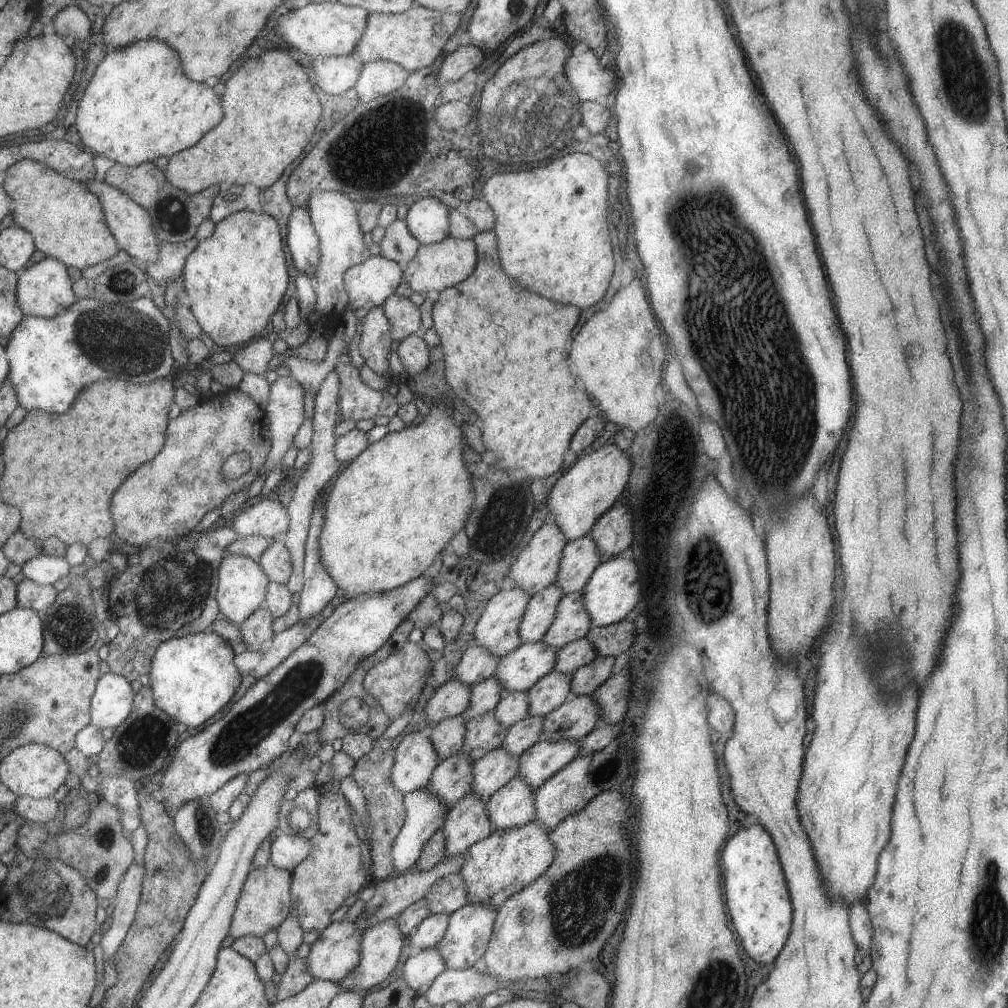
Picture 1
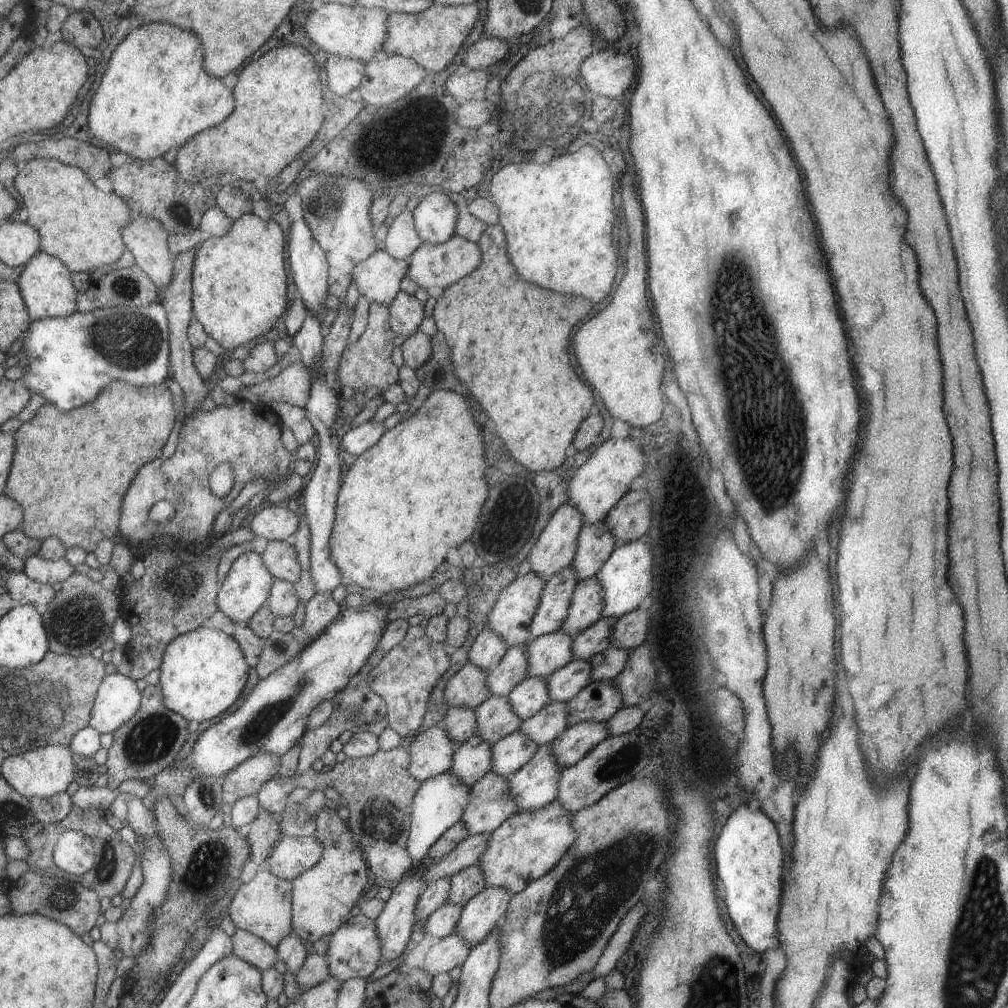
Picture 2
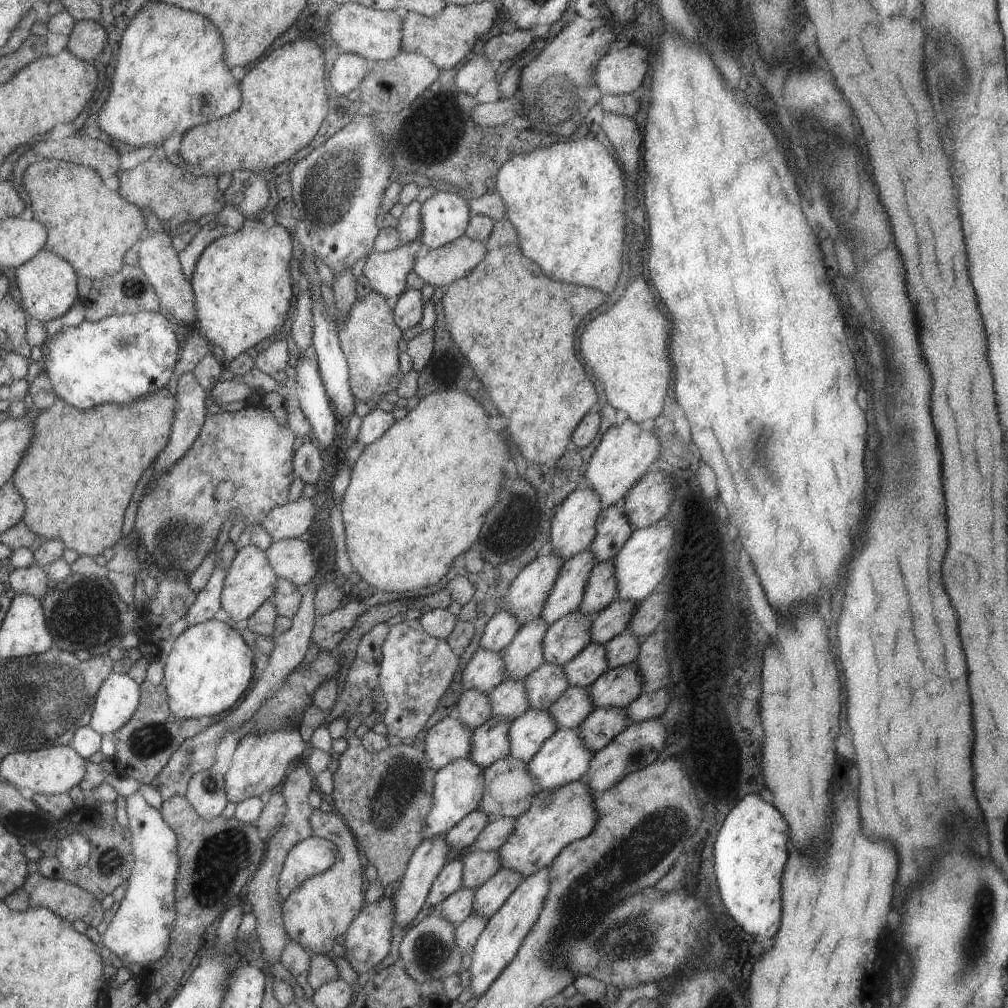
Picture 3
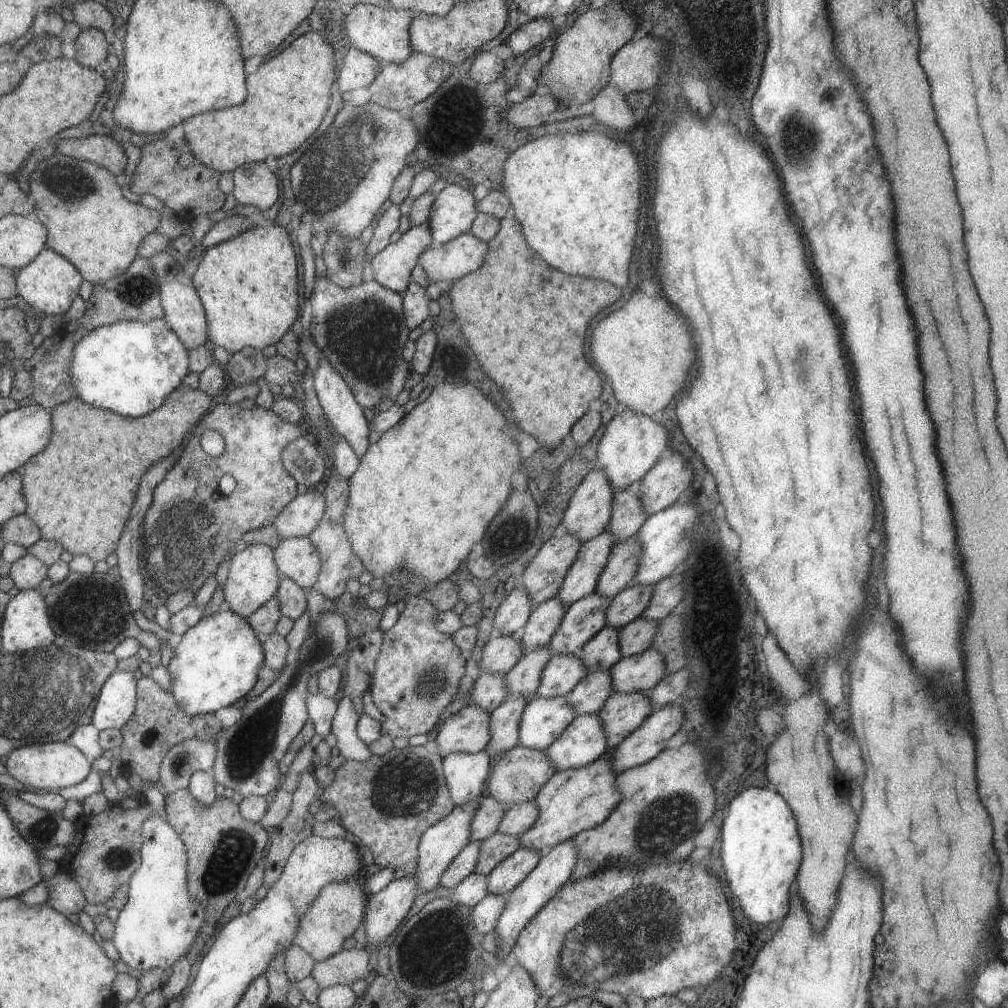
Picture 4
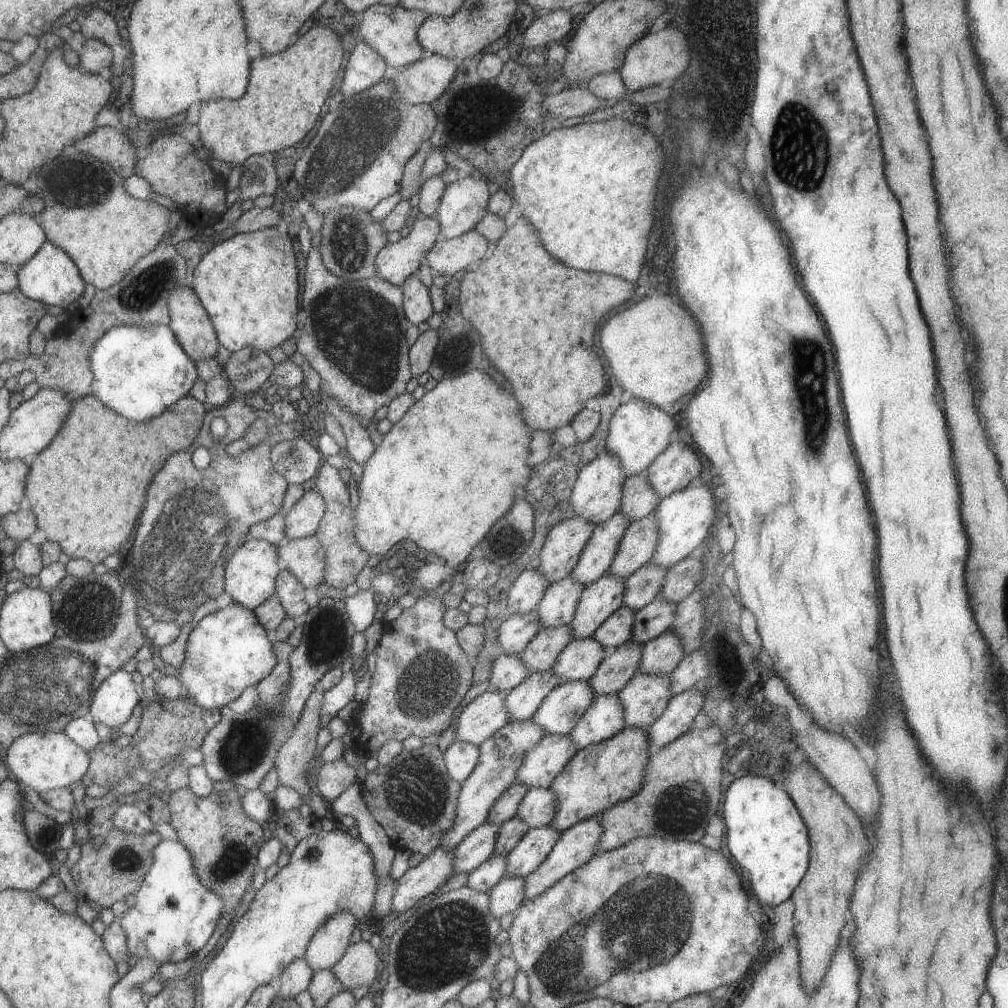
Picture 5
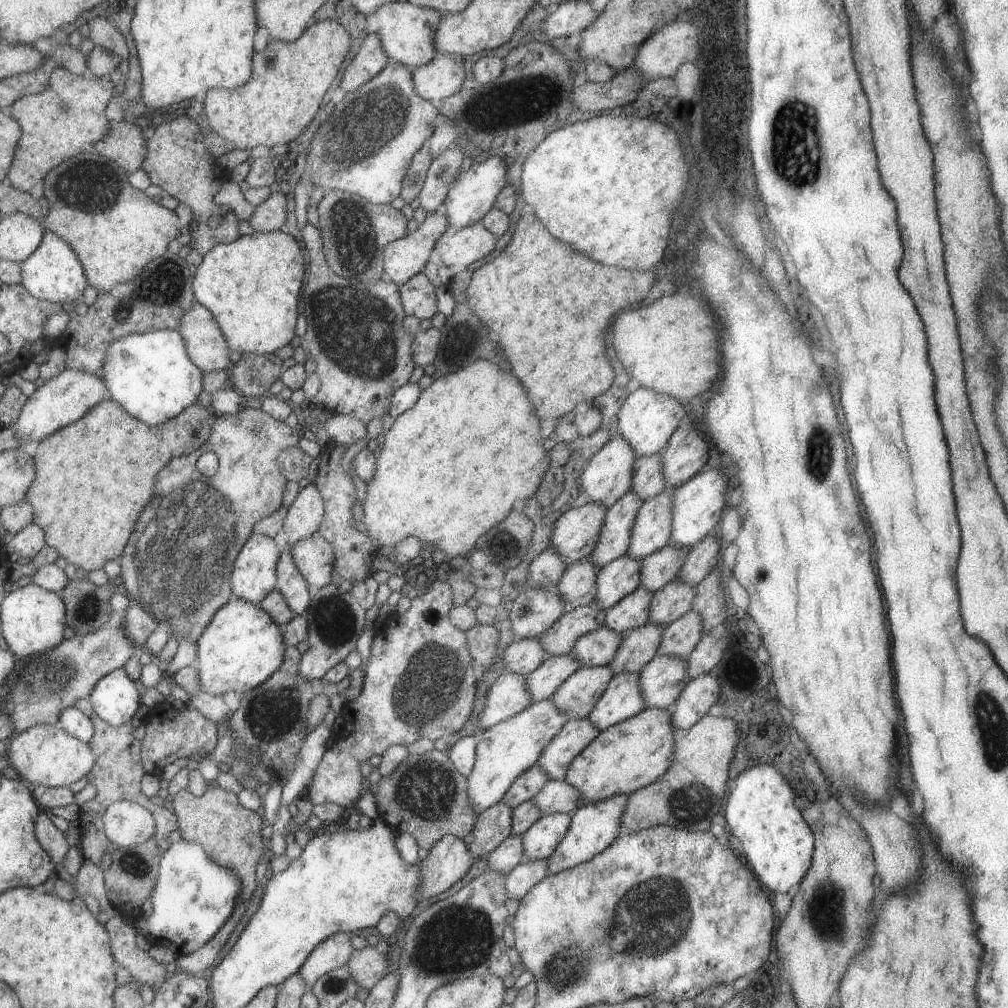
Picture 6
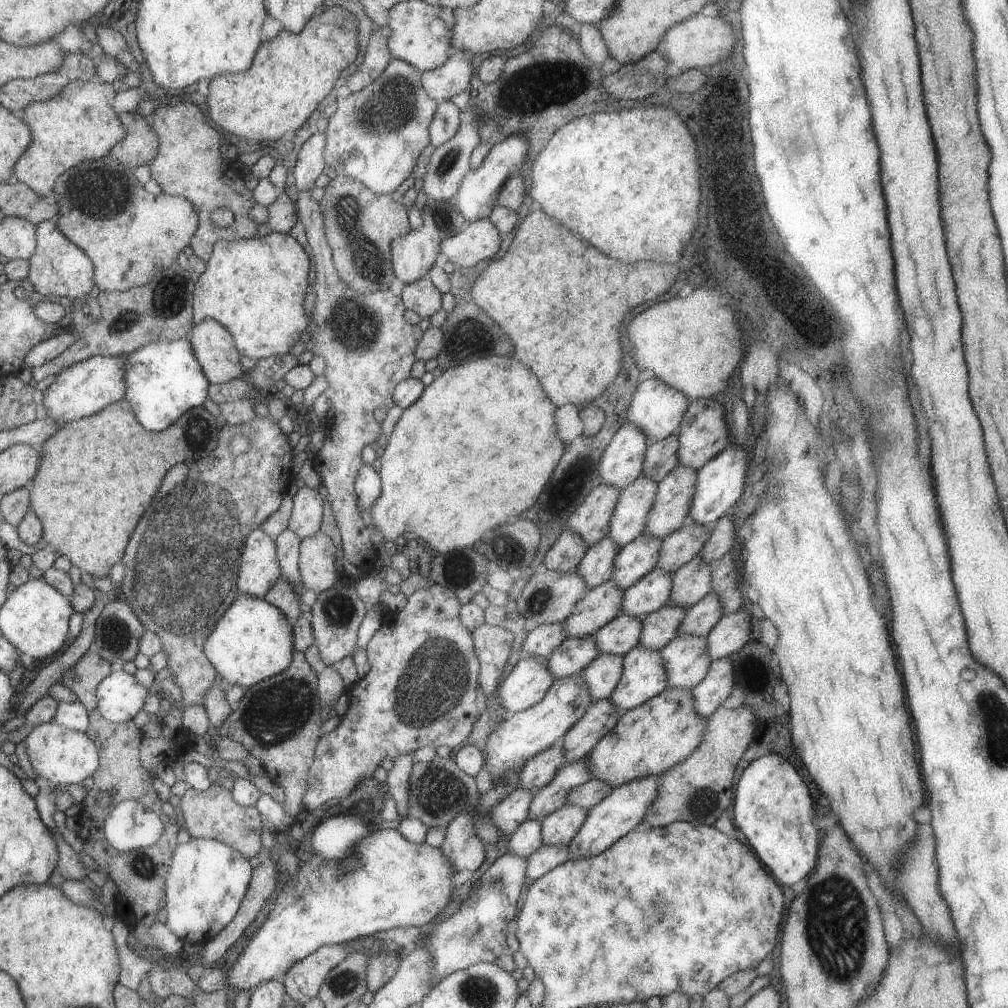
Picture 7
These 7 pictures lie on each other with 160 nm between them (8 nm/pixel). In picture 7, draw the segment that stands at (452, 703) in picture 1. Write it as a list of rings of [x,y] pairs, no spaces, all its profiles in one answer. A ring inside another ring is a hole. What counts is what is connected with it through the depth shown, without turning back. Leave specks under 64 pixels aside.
[[[543,568],[541,571],[535,571],[522,584],[523,588],[516,598],[518,615],[532,620],[537,625],[556,623],[566,619],[571,614],[577,599],[583,598],[588,589],[585,581],[582,581],[575,570],[564,573]]]

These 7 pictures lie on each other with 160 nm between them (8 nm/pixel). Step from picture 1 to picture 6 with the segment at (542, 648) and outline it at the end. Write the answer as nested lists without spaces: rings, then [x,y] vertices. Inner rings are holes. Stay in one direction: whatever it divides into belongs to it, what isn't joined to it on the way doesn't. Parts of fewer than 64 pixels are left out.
[[[625,553],[599,568],[593,601],[604,612],[639,586],[640,562]]]

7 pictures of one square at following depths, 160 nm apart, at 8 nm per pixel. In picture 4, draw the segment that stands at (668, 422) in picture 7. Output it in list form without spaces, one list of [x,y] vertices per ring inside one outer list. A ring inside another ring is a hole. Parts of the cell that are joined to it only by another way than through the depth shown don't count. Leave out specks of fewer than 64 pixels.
[[[625,409],[615,415],[608,423],[596,448],[599,468],[603,469],[607,480],[614,490],[634,487],[645,473],[669,449],[671,438],[666,424],[658,417]]]

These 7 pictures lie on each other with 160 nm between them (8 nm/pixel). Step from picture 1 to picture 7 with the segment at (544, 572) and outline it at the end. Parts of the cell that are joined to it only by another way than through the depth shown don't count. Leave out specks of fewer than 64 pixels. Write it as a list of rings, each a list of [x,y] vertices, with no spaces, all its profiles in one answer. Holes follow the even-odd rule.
[[[631,421],[623,423],[607,443],[597,465],[599,482],[619,490],[643,474],[642,466],[649,441]]]

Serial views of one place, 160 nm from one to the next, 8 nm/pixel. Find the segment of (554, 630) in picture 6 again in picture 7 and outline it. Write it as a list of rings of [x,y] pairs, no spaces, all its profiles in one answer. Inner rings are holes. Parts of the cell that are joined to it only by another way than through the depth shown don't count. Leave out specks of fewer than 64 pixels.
[[[611,579],[587,589],[585,596],[577,599],[571,614],[562,622],[567,637],[593,635],[621,614],[622,592]]]

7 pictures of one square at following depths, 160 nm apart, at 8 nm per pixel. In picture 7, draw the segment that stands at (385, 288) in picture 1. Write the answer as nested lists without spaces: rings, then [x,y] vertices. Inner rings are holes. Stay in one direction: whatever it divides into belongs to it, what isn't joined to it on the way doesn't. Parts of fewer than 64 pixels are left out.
[[[427,200],[422,207],[420,217],[422,218],[420,228],[409,229],[407,234],[395,237],[390,242],[390,259],[394,276],[404,284],[415,282],[426,276],[428,270],[434,265],[437,254],[441,251],[441,242],[456,235],[469,223],[450,200]]]

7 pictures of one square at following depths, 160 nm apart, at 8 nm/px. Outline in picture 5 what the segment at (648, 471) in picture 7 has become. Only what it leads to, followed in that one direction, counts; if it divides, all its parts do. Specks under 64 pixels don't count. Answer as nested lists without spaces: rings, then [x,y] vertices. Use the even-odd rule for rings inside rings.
[[[644,474],[626,476],[621,488],[621,499],[618,511],[627,518],[627,522],[635,522],[651,514],[660,499],[645,480]]]

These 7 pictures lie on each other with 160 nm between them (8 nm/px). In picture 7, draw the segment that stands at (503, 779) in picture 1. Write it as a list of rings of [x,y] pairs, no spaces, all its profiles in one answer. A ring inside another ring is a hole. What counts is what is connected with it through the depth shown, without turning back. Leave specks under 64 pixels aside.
[[[601,653],[597,658],[594,658],[582,670],[582,681],[588,686],[590,697],[593,701],[599,701],[608,698],[617,686],[622,675],[623,656],[616,654]]]

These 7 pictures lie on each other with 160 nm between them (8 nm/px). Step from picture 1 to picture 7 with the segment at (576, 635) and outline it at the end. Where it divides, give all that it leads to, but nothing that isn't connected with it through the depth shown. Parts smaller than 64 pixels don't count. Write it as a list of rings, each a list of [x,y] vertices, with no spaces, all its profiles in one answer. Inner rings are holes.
[[[677,465],[670,470],[656,486],[656,495],[653,506],[647,513],[643,533],[662,539],[689,520],[690,502],[694,495],[696,470],[685,465]]]

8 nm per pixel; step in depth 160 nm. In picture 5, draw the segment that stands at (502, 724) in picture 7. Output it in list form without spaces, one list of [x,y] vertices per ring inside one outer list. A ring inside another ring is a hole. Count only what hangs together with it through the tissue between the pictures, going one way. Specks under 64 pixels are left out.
[[[507,722],[499,728],[491,737],[481,742],[478,746],[479,758],[471,774],[460,783],[455,818],[449,830],[445,830],[439,838],[439,846],[445,850],[453,849],[471,830],[475,830],[487,819],[491,804],[515,781],[517,766],[521,763],[521,758],[533,744],[537,744],[544,734],[531,722]]]

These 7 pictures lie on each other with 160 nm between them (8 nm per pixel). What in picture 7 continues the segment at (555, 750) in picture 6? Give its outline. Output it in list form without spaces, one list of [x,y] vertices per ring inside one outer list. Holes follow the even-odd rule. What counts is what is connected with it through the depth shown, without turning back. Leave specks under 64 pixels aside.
[[[608,698],[591,702],[585,709],[585,714],[566,730],[559,740],[564,750],[566,764],[585,757],[617,724],[625,711],[619,710]]]

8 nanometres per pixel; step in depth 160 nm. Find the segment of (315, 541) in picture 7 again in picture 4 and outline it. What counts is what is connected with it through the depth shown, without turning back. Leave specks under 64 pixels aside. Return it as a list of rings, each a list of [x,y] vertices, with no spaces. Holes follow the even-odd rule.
[[[308,537],[281,539],[273,550],[278,574],[293,580],[301,589],[311,588],[320,574],[320,557]]]

